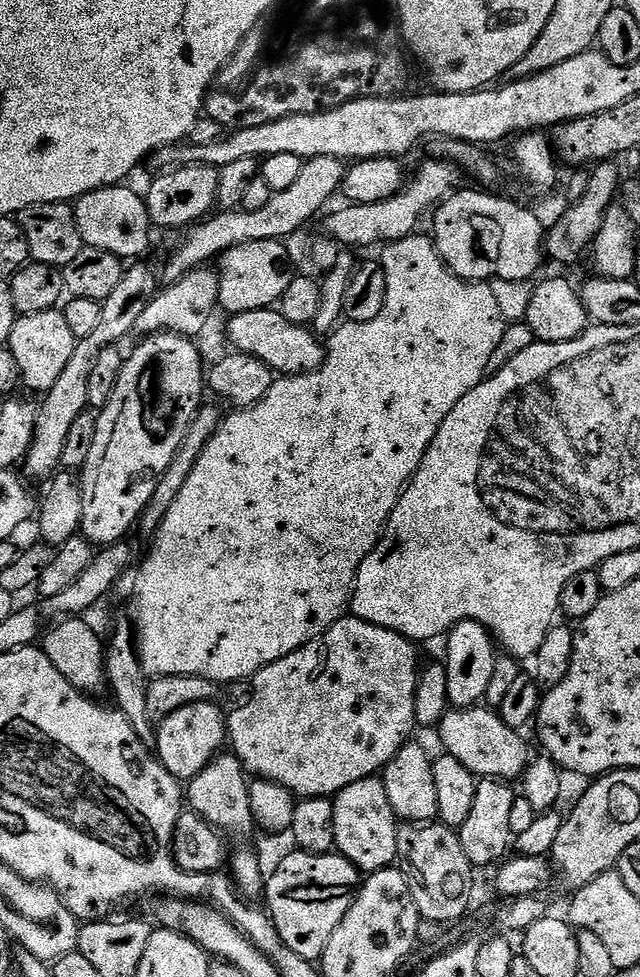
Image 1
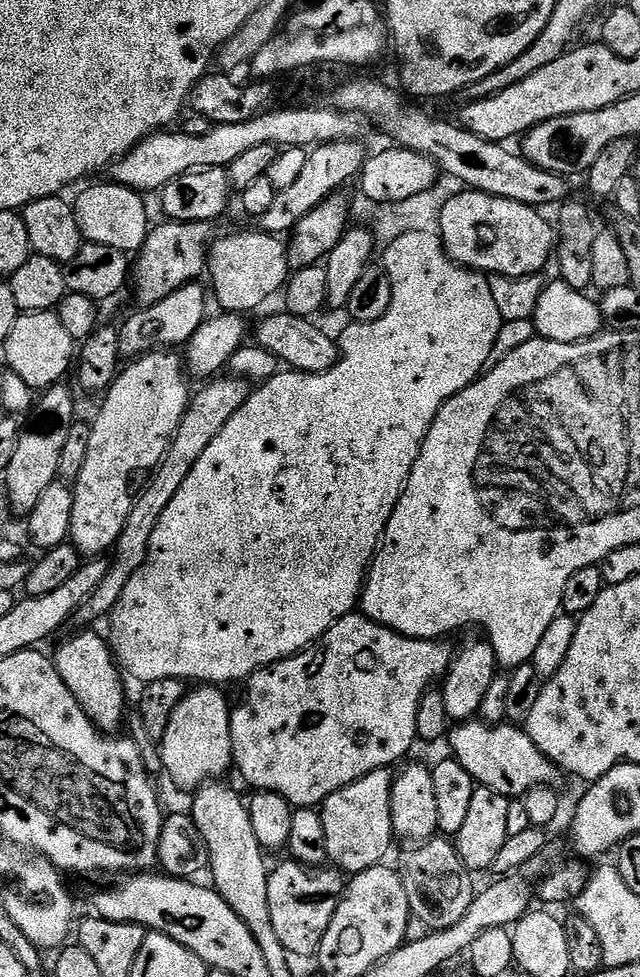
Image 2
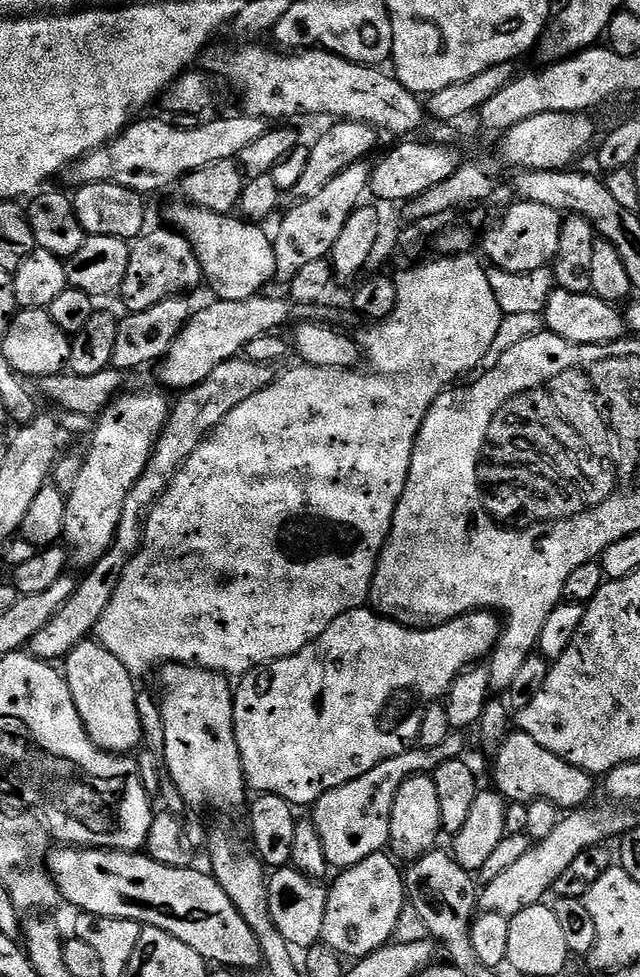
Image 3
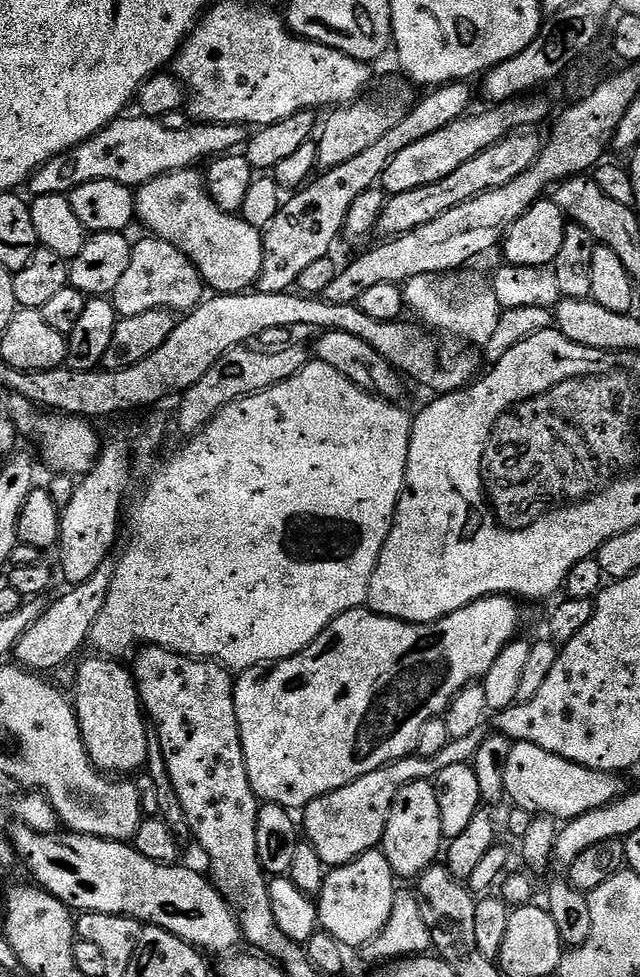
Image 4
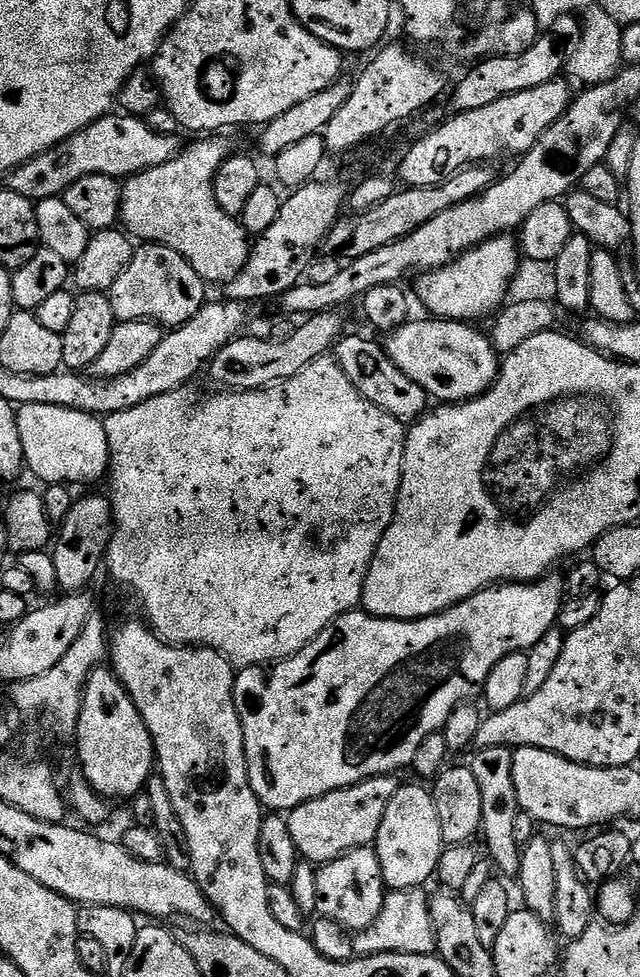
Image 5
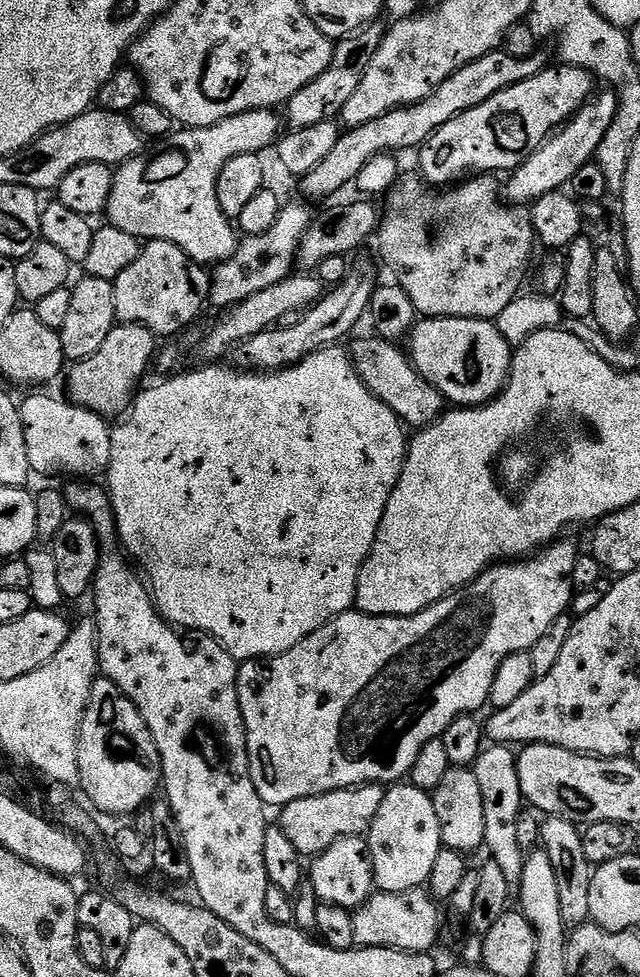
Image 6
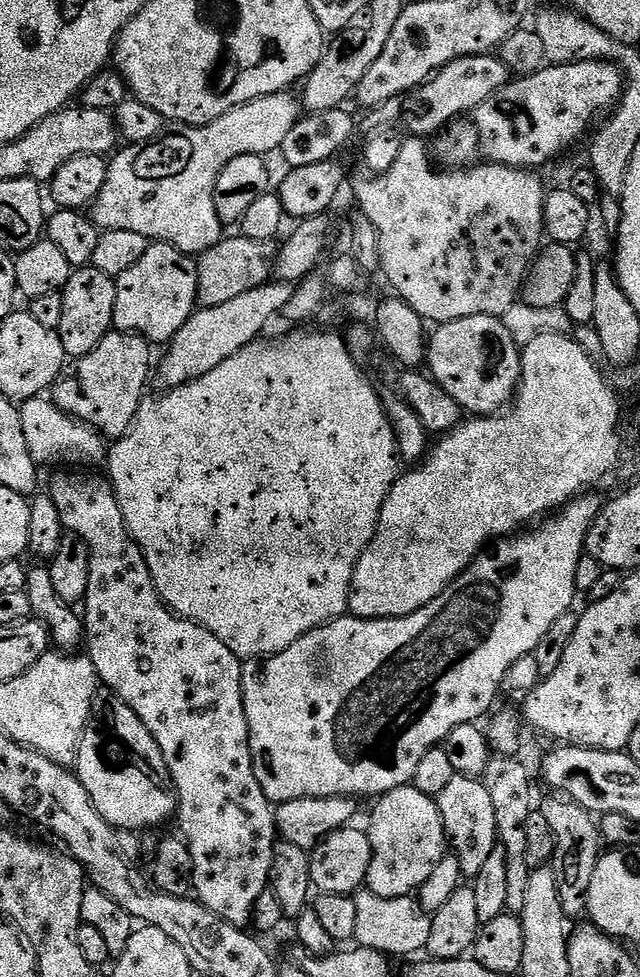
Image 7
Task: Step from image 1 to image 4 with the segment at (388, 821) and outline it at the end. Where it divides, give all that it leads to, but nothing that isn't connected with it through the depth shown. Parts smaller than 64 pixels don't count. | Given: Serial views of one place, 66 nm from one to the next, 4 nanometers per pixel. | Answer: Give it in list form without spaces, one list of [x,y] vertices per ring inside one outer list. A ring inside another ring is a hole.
[[[479,728],[466,738],[449,740],[442,754],[434,754],[432,760],[413,754],[382,766],[322,798],[314,798],[314,802],[310,802],[302,810],[303,839],[314,846],[314,850],[318,850],[318,858],[322,858],[324,867],[328,870],[354,862],[354,858],[379,849],[384,842],[390,806],[394,806],[398,790],[402,790],[402,786],[406,786],[411,780],[435,781],[436,776],[449,766],[469,763],[485,735],[485,729]]]

